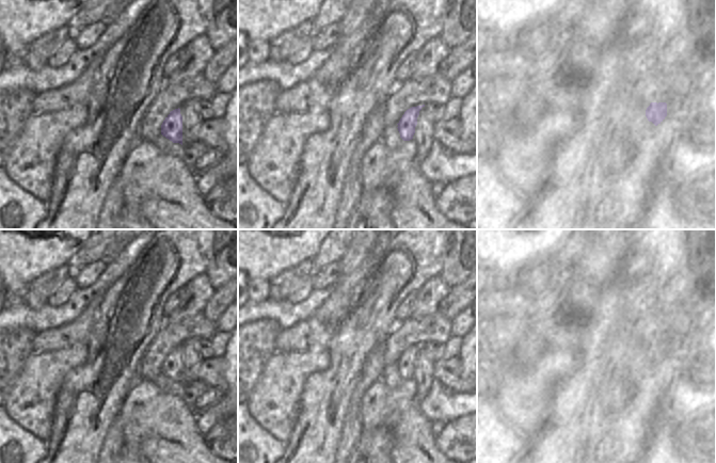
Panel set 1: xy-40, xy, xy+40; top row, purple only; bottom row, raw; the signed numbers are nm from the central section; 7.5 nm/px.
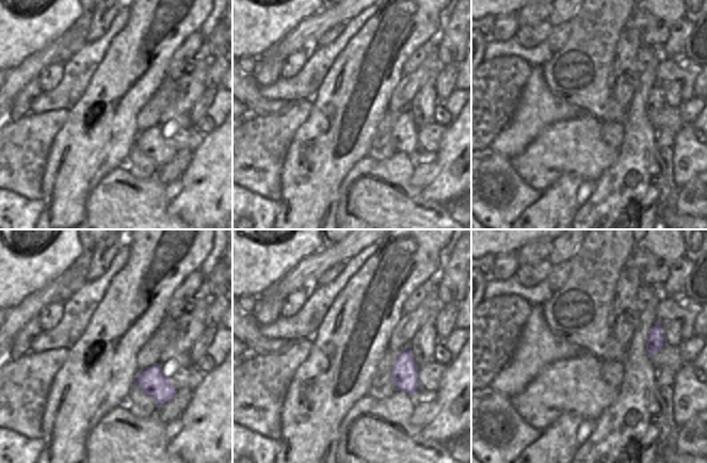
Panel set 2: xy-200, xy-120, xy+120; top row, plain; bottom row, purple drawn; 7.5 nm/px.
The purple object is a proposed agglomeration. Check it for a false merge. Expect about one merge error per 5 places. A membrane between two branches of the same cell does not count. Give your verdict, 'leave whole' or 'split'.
leave whole

